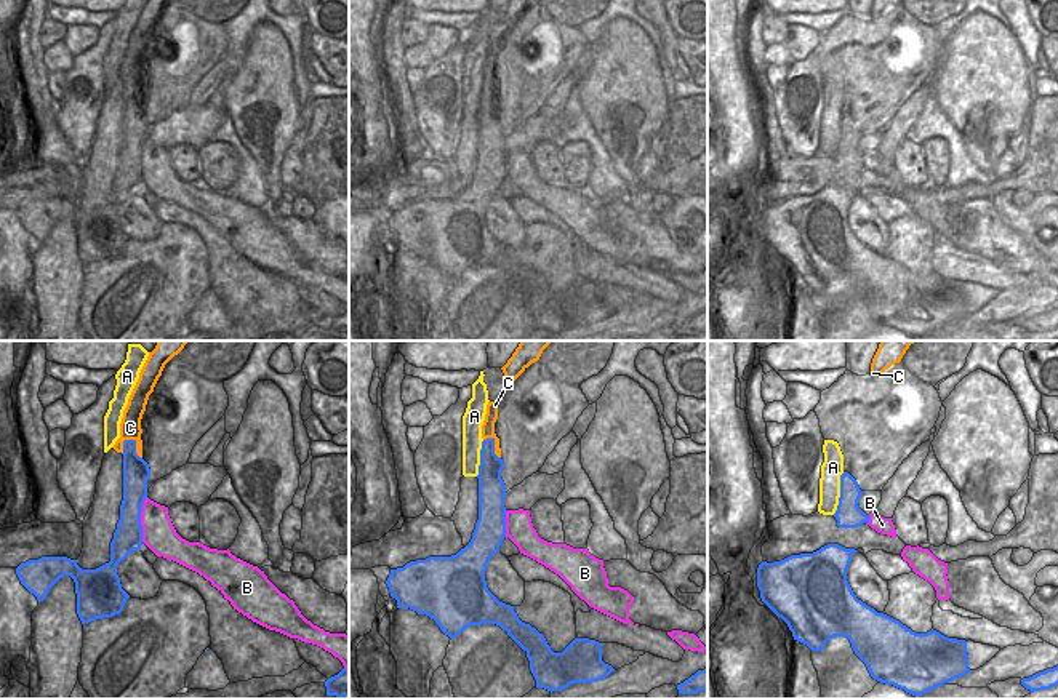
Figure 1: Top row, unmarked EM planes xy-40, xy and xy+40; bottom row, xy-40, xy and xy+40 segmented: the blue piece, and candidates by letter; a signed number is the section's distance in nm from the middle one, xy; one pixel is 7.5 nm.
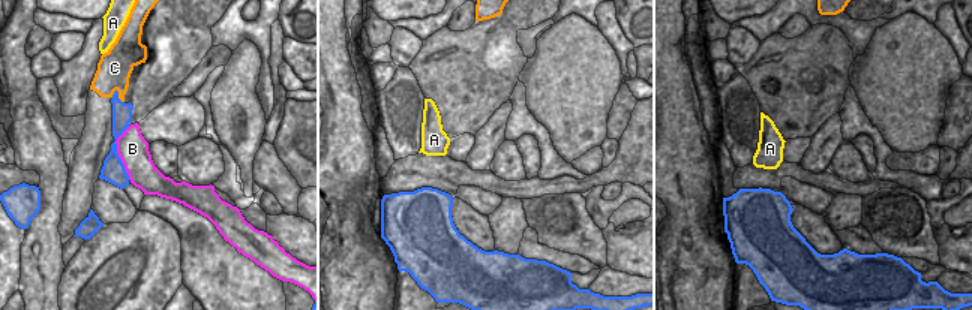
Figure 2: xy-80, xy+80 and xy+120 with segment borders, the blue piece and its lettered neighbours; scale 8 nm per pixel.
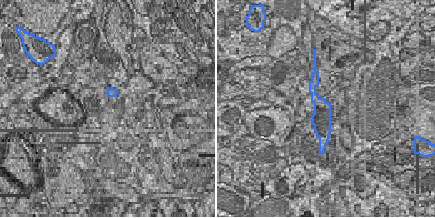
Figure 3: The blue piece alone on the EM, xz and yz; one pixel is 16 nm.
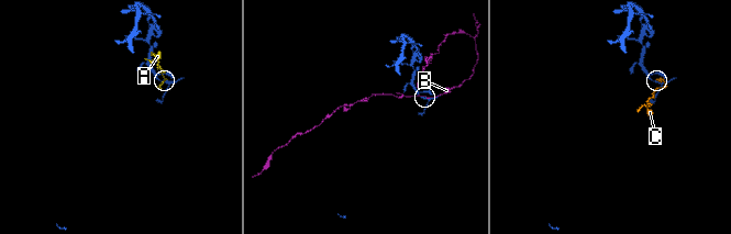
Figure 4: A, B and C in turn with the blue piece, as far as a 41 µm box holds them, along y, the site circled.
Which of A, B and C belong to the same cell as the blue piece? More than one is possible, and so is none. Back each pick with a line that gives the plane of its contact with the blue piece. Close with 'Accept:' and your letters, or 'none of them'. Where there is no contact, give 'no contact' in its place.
Accept: none of them

